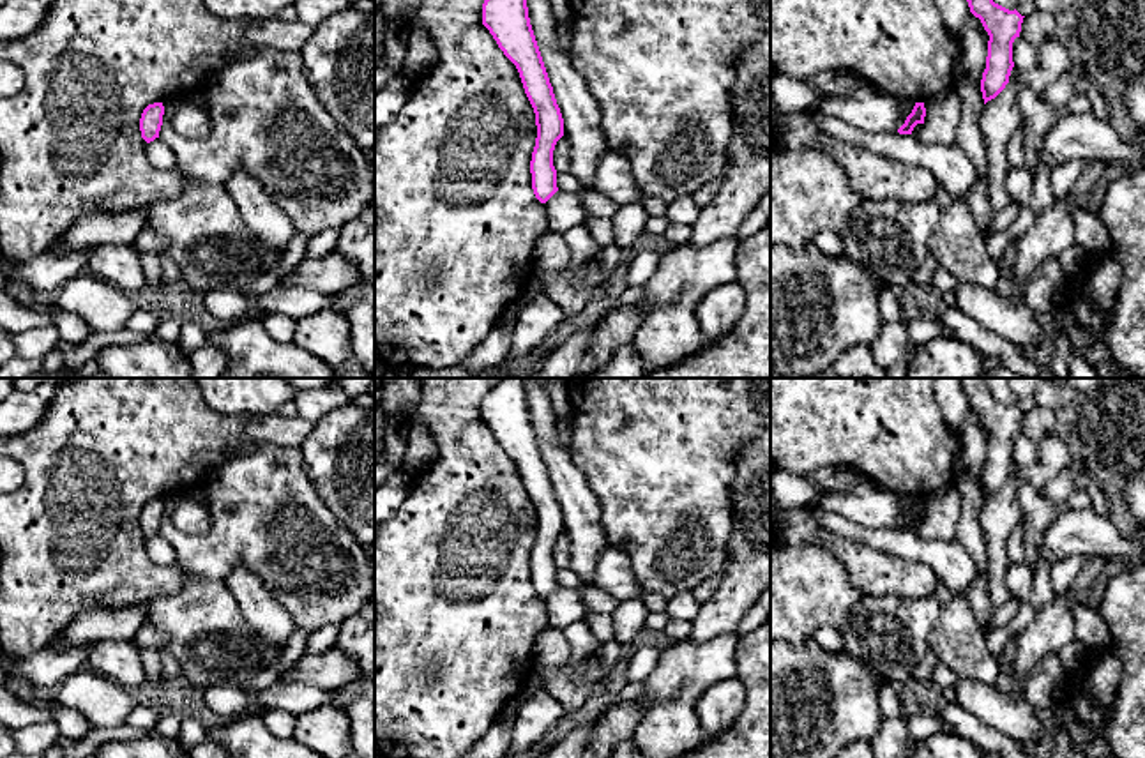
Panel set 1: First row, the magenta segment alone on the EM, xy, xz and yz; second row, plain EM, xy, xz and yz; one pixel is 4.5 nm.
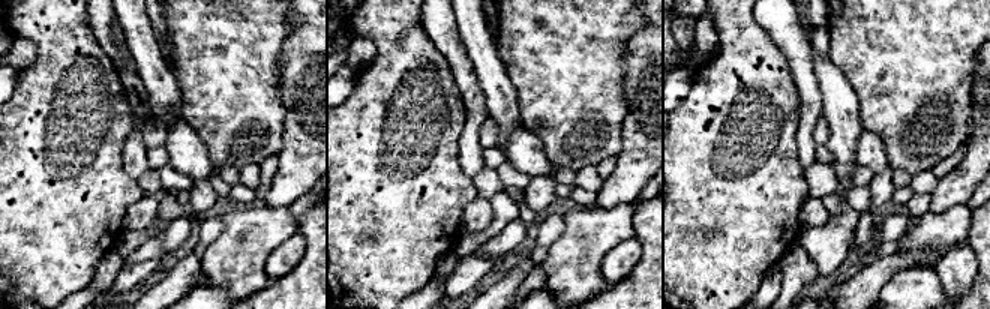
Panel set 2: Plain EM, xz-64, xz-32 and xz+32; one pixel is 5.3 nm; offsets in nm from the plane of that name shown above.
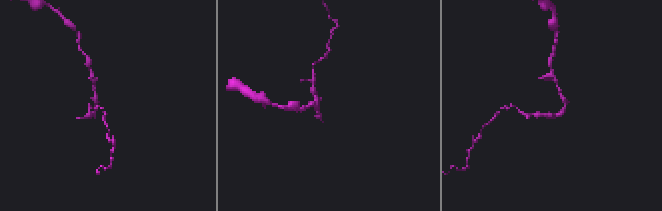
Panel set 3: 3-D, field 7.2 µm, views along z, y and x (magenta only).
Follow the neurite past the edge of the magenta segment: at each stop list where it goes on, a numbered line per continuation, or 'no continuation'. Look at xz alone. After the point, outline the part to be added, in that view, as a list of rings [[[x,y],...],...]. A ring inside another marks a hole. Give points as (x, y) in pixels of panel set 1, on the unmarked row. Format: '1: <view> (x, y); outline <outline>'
no continuation

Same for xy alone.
no continuation

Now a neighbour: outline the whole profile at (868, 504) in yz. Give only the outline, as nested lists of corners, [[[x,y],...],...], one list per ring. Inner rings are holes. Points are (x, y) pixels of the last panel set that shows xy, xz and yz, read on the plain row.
[[[868,477],[841,491],[818,498],[809,511],[839,514],[861,527],[894,530],[912,509],[915,496],[894,493]]]

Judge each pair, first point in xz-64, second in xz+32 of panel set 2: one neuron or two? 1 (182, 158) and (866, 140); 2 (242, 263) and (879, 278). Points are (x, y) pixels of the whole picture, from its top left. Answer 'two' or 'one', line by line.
1: one
2: two

